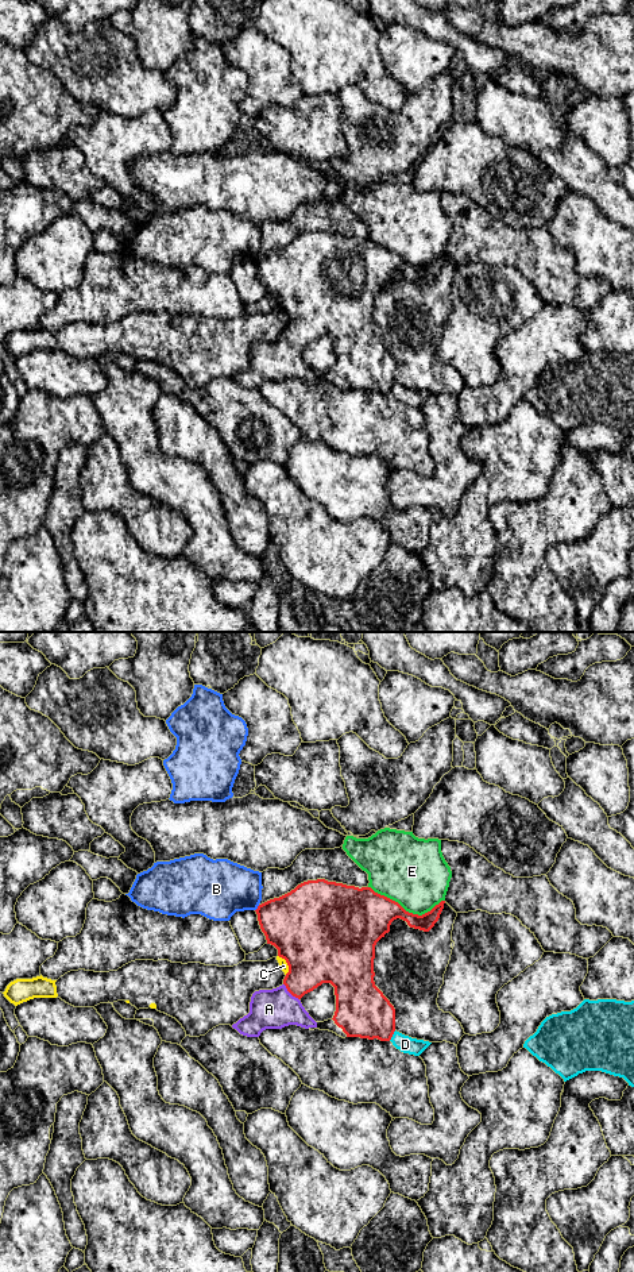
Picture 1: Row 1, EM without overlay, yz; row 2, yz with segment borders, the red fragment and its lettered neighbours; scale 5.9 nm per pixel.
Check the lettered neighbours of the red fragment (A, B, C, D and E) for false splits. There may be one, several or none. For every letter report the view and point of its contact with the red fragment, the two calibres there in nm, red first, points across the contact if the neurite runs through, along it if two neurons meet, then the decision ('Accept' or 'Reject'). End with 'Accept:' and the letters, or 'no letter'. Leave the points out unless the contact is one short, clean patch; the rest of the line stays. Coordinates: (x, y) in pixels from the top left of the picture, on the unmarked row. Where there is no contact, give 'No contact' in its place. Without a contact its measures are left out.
A: Touches red at yz (290, 345). Thickness 320 nm (red) against 240 nm. Accept
B: Touches red at yz (258, 259). Thickness 380 nm (red) against 340 nm. Boundary: yz (259, 257), (255, 262). Reject
C: Touches red at yz (287, 316). Thickness 500 nm (red) against 50 nm. Boundary: yz (278, 307), (287, 318), (286, 326). Reject
D: Touches red at yz (391, 388). Thickness 320 nm (red) against 100 nm. Boundary: yz (395, 382), (389, 392). Reject
E: Touches red at yz (405, 262). Thickness 320 nm (red) against 400 nm. Reject
Accept: A

